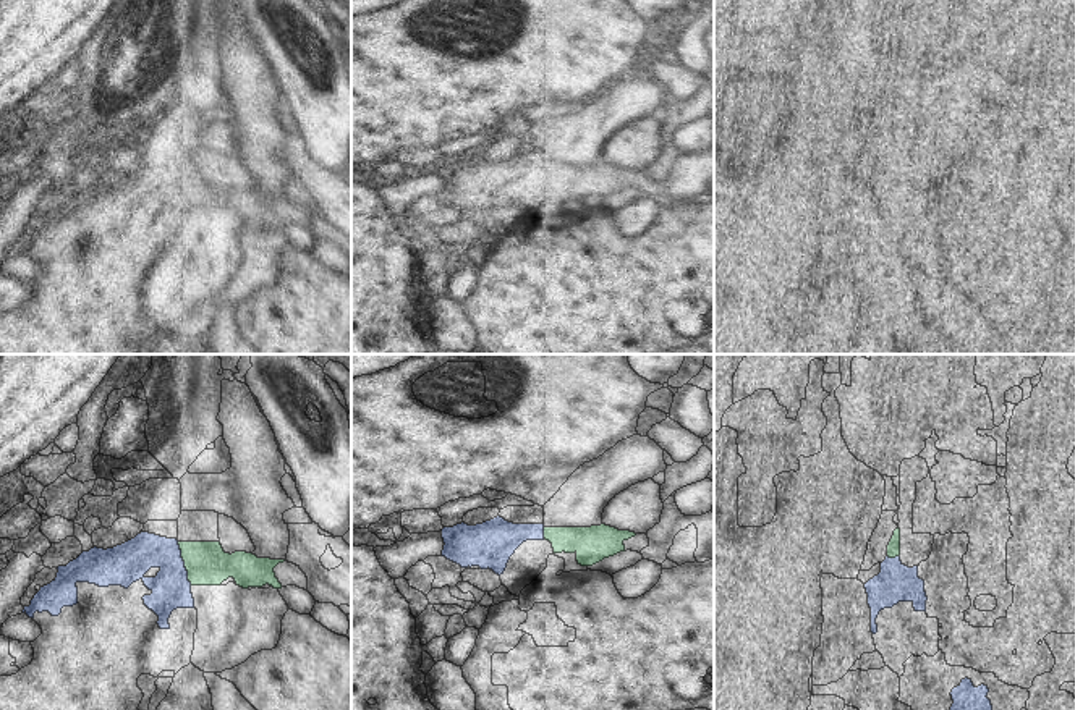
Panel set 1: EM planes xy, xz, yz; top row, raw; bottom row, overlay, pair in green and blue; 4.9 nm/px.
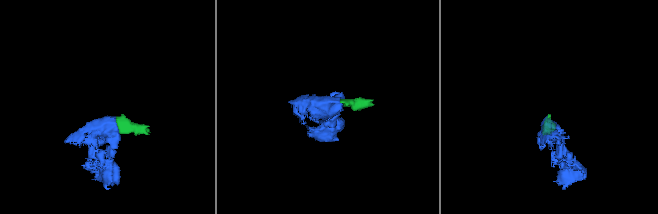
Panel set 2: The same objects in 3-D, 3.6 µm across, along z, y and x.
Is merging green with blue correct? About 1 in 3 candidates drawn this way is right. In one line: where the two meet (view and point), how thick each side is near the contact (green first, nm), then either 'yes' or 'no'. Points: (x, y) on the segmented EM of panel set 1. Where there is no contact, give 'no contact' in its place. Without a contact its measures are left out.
xy (185, 563) | 200/190 nm | yes

